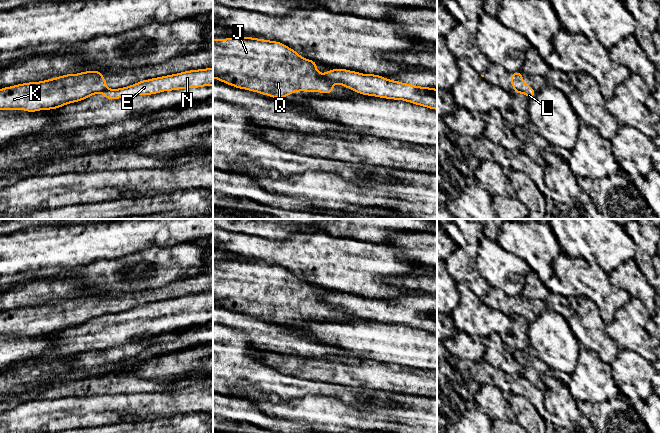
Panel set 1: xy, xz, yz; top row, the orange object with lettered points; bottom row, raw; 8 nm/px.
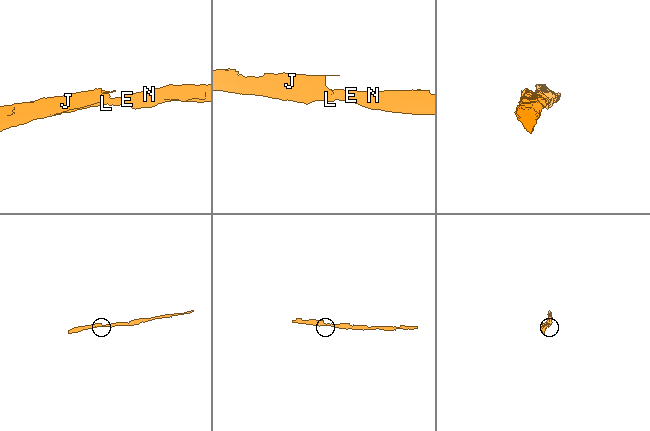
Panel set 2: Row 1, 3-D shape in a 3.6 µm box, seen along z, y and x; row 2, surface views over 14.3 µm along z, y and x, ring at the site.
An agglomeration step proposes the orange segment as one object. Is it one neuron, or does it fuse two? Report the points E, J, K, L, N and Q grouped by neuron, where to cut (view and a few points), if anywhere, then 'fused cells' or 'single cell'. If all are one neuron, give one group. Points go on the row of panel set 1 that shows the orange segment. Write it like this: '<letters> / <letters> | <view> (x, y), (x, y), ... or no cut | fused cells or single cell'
E N / J K L Q | xz (322, 74), (331, 83) | fused cells

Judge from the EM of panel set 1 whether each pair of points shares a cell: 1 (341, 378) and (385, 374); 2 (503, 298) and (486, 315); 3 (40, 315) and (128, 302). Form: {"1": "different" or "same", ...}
{"1": "same", "2": "different", "3": "same"}

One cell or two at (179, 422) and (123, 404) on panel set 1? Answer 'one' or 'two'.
two

